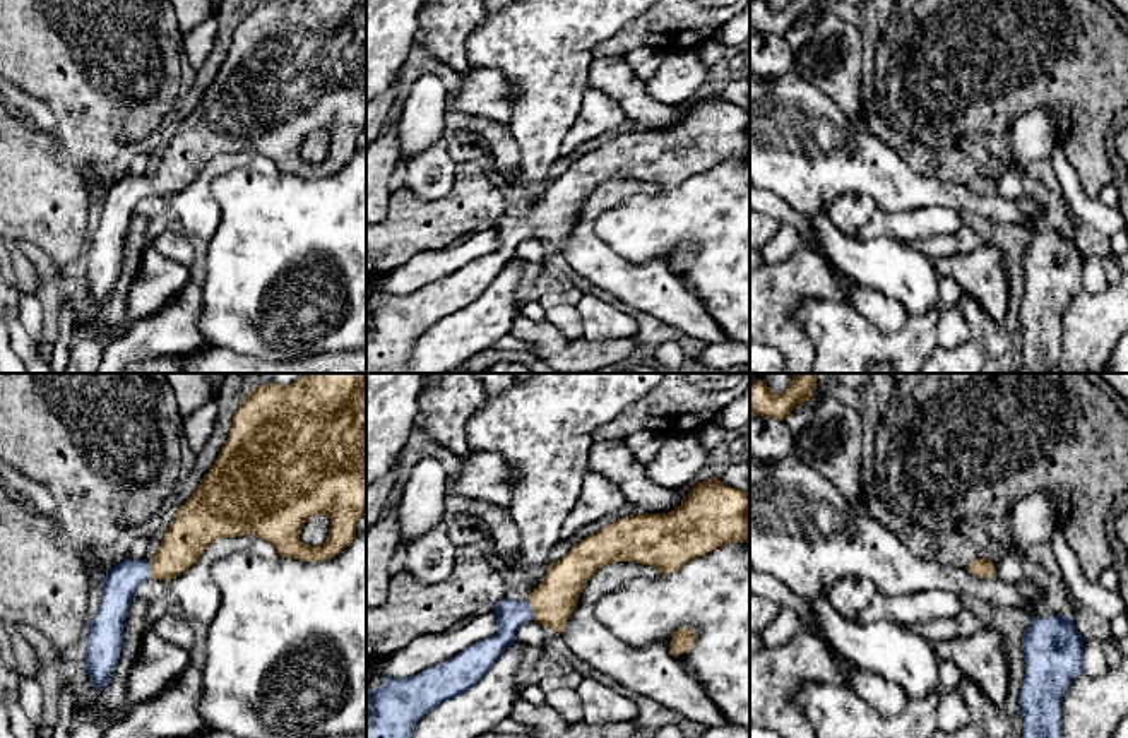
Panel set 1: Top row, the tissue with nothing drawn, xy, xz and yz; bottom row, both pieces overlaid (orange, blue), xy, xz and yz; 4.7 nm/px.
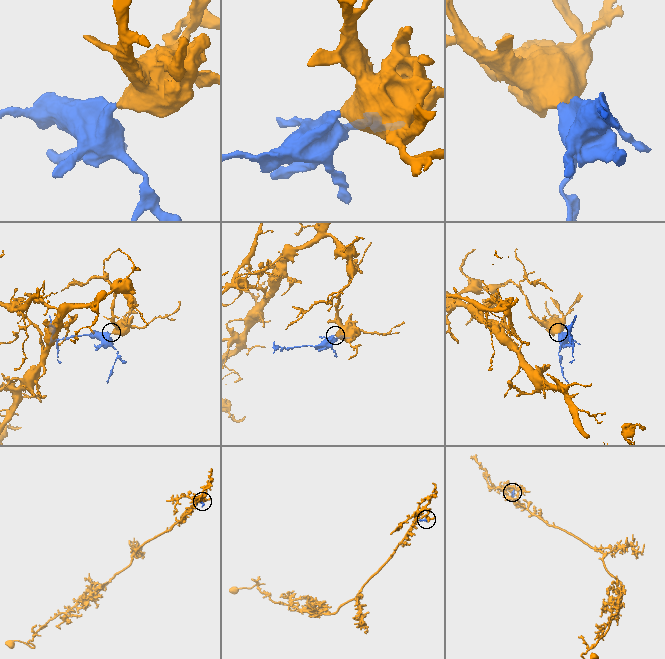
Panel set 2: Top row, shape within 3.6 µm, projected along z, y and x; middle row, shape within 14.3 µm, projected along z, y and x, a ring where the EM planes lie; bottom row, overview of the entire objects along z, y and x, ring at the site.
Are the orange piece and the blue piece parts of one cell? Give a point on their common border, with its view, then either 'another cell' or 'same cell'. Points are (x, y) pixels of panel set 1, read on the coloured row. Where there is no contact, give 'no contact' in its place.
contact xz (531, 608); same cell

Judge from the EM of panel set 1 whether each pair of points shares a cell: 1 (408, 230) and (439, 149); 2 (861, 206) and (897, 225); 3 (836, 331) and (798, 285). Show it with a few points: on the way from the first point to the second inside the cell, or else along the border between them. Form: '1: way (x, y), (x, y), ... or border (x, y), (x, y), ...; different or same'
1: border (454, 177), (440, 199), (418, 201), (404, 187); different
2: border (877, 208), (856, 235); different
3: border (846, 302), (807, 300), (795, 317); different

